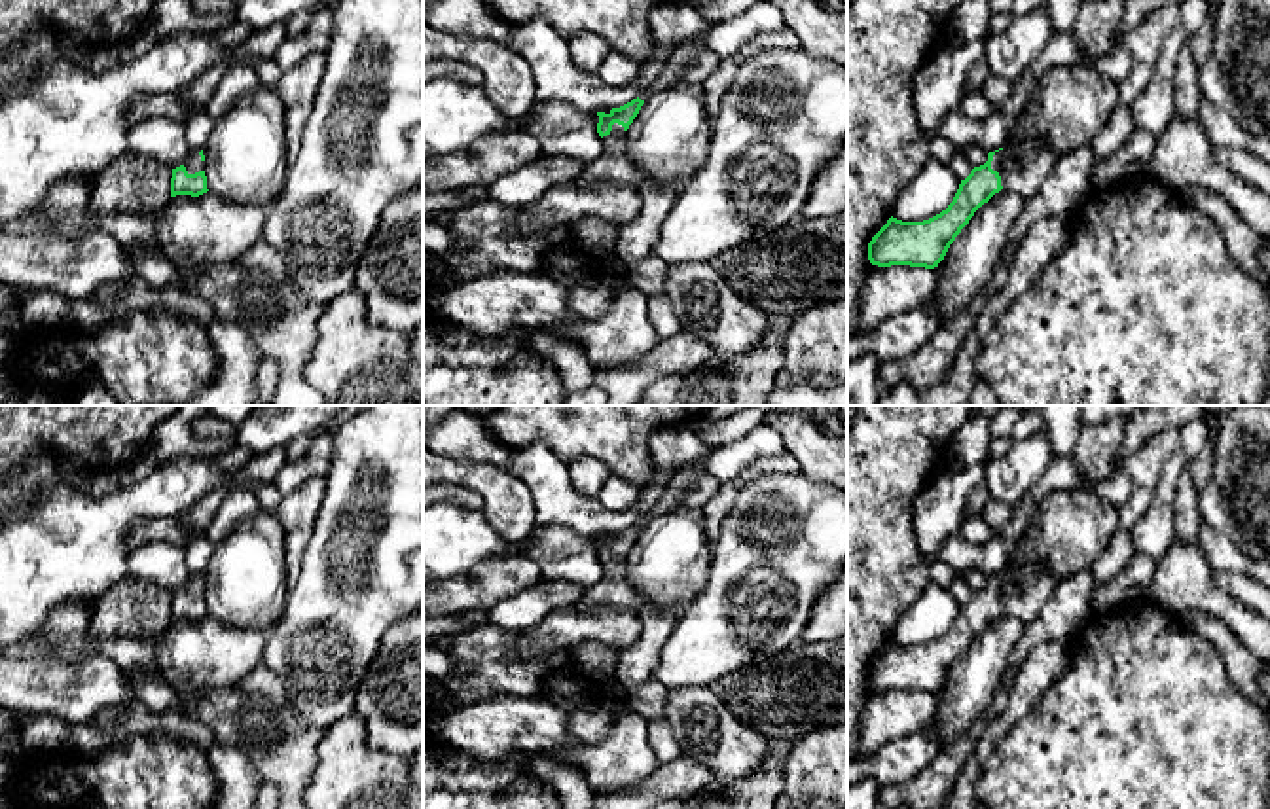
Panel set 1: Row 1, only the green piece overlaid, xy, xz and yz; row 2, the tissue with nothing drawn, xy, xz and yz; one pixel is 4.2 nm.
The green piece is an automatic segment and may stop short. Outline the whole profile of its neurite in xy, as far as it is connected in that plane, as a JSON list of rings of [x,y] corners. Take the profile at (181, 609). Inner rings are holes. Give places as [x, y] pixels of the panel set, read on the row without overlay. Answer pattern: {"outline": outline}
{"outline": [[[191,574],[186,587],[172,593],[171,621],[176,620],[199,621],[209,616],[203,585],[205,585],[203,574],[201,576]]]}

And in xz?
{"outline": [[[639,521],[631,527],[612,532],[608,538],[597,536],[597,557],[601,561],[601,578],[586,589],[572,604],[574,610],[593,608],[643,608],[643,595],[627,578],[627,553],[637,542],[644,525]]]}

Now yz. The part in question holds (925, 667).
{"outline": [[[1024,566],[1014,582],[1003,572],[961,604],[953,625],[923,646],[889,642],[868,667],[868,684],[878,692],[910,690],[934,693],[974,637],[1001,614],[1029,623],[1056,589],[1058,580],[1046,568]]]}

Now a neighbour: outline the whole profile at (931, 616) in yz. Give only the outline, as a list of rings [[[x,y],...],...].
[[[929,582],[921,597],[895,623],[893,642],[902,646],[929,644],[953,625],[961,604],[950,589]]]

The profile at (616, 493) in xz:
[[[610,474],[608,479],[603,483],[597,498],[605,508],[612,512],[626,512],[635,508],[641,493],[643,485]]]

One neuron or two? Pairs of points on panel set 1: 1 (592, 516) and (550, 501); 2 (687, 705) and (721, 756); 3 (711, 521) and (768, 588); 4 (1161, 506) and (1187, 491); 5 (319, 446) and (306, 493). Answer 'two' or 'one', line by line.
1: one
2: one
3: two
4: two
5: two

